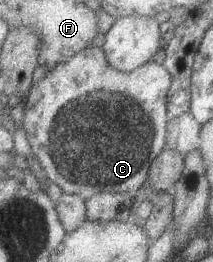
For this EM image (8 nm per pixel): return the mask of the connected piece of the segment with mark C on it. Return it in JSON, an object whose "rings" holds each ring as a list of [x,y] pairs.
{"rings":[[[102,46],[88,47],[76,54],[71,61],[62,62],[60,66],[56,66],[56,70],[49,70],[45,73],[45,77],[34,84],[28,100],[25,102],[24,110],[24,127],[27,130],[30,144],[32,144],[32,155],[39,161],[49,182],[59,185],[63,193],[82,195],[87,201],[89,198],[95,197],[97,194],[104,193],[128,193],[133,199],[138,198],[140,189],[151,172],[152,163],[155,158],[164,152],[167,147],[168,124],[171,120],[169,114],[169,97],[171,92],[173,76],[163,64],[154,61],[140,66],[139,69],[130,73],[122,72],[111,62],[108,62],[106,51]]]}

